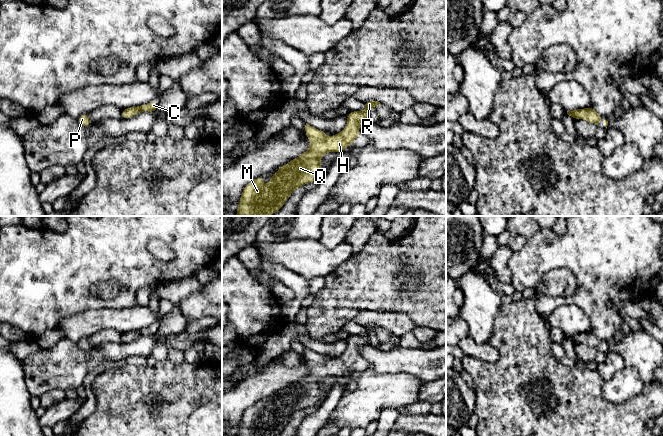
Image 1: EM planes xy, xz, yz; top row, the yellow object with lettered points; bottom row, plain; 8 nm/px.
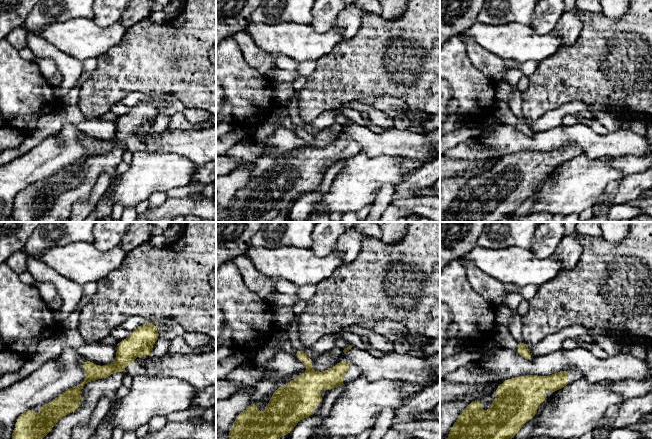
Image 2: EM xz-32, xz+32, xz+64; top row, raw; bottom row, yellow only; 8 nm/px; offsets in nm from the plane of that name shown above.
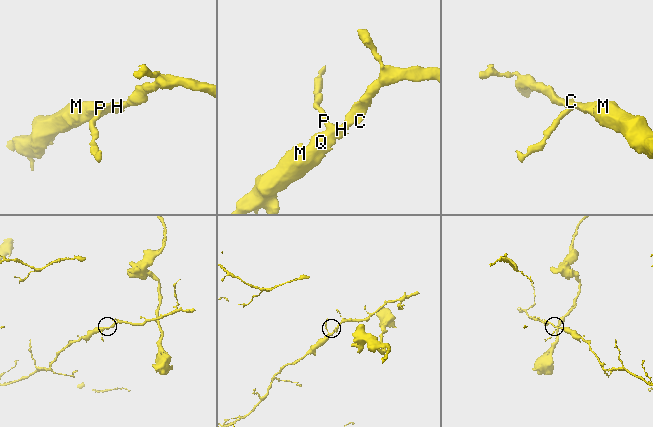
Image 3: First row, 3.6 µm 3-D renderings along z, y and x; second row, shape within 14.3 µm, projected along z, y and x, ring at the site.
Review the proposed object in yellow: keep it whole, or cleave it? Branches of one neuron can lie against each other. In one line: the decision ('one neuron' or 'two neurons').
one neuron

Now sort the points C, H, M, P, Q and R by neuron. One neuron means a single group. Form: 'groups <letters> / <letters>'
groups C H M P Q R

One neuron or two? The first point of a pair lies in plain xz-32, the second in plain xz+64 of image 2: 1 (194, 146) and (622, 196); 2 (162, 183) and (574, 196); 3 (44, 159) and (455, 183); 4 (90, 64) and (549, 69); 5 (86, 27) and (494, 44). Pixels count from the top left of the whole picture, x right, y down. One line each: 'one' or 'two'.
1: two
2: one
3: one
4: two
5: one

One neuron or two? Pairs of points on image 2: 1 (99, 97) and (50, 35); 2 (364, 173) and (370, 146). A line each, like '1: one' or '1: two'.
1: two
2: two

